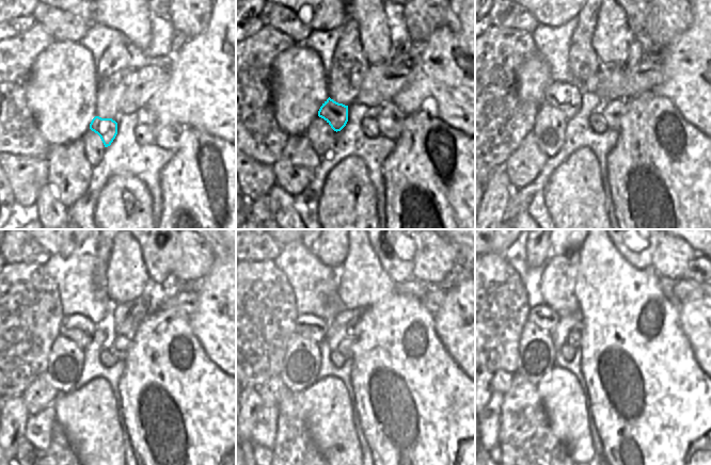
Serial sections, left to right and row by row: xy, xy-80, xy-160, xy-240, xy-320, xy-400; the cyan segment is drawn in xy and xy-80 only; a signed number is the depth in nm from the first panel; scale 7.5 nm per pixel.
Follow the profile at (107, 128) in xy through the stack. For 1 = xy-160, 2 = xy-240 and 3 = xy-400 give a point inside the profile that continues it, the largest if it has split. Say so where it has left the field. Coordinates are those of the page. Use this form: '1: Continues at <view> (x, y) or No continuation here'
1: Continues at xy-160 (566, 97)
2: Continues at xy-240 (77, 327)
3: Continues at xy-400 (546, 319)

